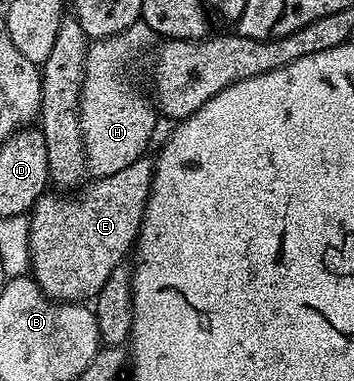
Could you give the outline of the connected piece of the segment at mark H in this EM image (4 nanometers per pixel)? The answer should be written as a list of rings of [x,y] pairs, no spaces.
[[[139,20],[116,36],[89,43],[78,115],[86,149],[86,168],[94,178],[120,172],[120,168],[128,168],[128,164],[147,153],[146,145],[158,126],[160,114],[149,97],[142,98],[141,92],[134,90],[133,84],[122,75],[122,69],[133,54],[148,49],[155,38],[156,35]]]

